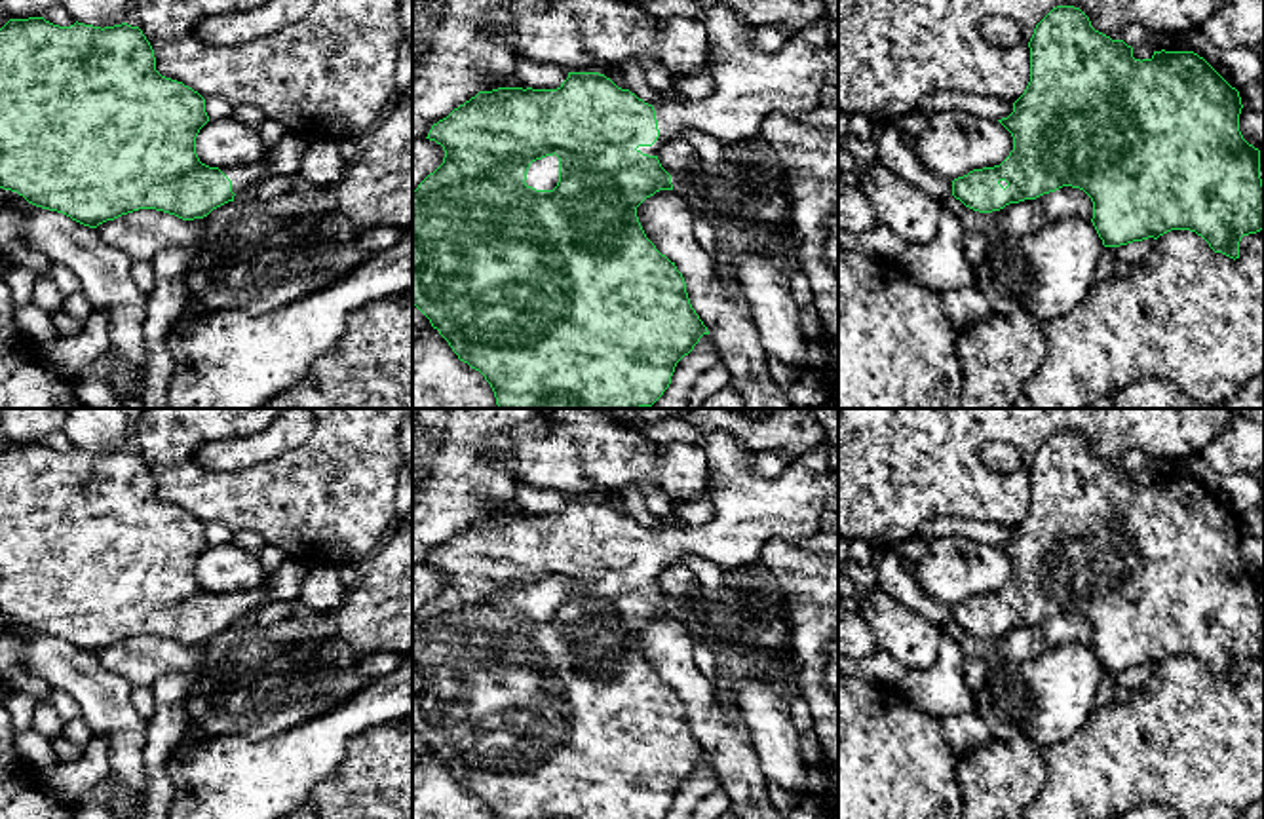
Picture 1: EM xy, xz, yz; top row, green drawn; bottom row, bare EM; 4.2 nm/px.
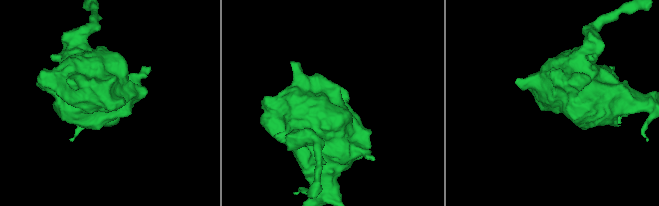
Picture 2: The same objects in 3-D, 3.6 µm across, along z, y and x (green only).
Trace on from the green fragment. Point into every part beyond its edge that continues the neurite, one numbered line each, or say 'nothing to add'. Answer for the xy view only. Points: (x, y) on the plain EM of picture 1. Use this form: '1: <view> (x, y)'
1: xy (244, 603)

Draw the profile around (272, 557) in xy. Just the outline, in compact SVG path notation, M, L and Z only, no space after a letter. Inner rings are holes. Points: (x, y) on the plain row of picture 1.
M264 545L259 553L260 564L264 572L272 574L276 572L289 557L283 549L278 545Z

